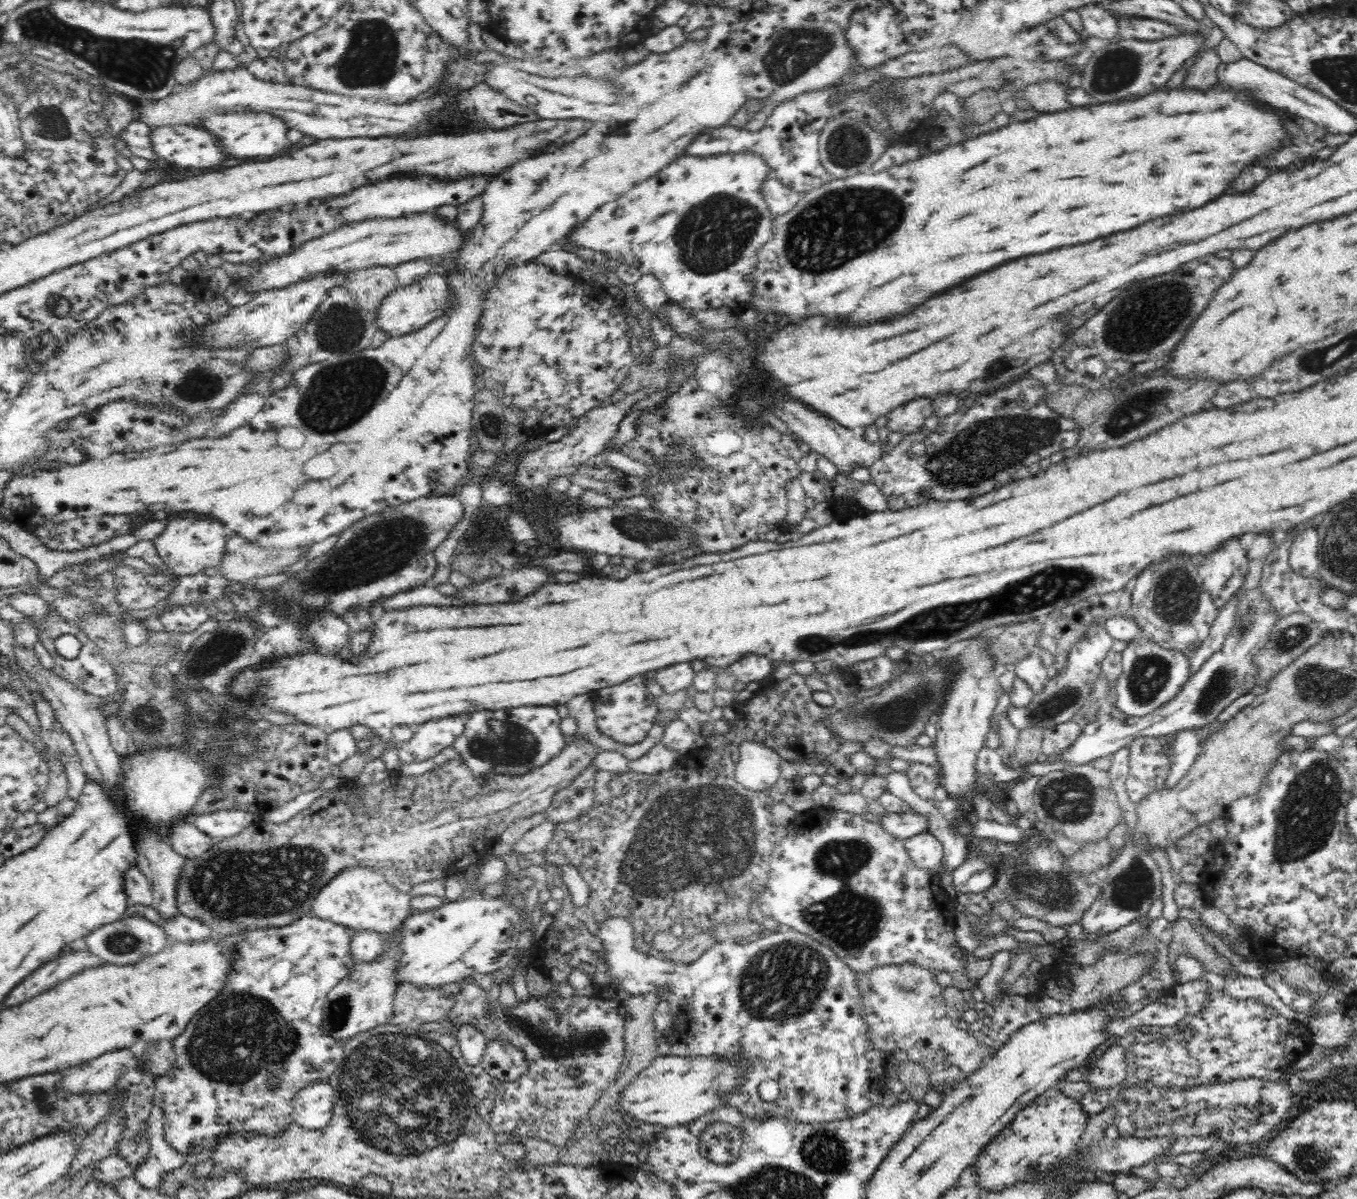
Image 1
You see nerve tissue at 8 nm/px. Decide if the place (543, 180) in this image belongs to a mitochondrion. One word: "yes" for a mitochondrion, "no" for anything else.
yes

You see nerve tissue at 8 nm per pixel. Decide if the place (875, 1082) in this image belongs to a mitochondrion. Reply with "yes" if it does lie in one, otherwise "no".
no

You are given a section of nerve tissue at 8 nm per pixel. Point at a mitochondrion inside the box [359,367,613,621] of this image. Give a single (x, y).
(490, 425)

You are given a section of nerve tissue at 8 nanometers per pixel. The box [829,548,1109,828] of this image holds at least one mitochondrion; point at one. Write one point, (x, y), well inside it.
(902, 713)

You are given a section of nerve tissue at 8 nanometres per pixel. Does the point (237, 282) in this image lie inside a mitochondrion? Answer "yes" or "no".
no

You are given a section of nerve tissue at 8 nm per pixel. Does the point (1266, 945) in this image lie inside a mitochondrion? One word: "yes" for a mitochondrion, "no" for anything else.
no

